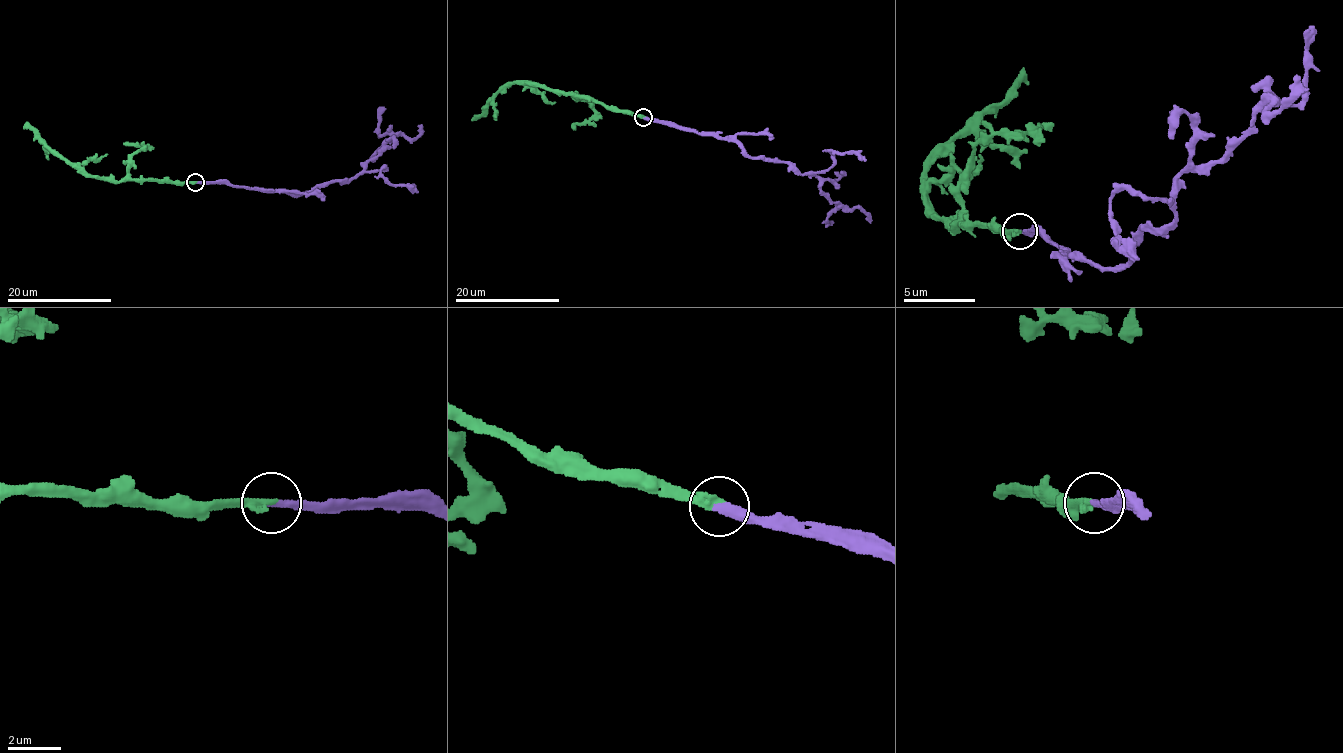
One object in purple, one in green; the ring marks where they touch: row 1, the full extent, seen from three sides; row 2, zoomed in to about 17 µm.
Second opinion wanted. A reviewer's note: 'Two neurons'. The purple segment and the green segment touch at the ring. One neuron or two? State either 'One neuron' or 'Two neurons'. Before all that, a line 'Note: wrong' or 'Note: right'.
Note: wrong
One neuron

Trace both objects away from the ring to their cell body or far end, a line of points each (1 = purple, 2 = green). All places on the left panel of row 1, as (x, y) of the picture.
1: (195, 182), (223, 182), (293, 195), (312, 192), (332, 182), (349, 182), (391, 138), (378, 133), (383, 107)
2: (194, 182), (115, 182), (82, 174), (60, 158), (31, 129), (23, 127)

